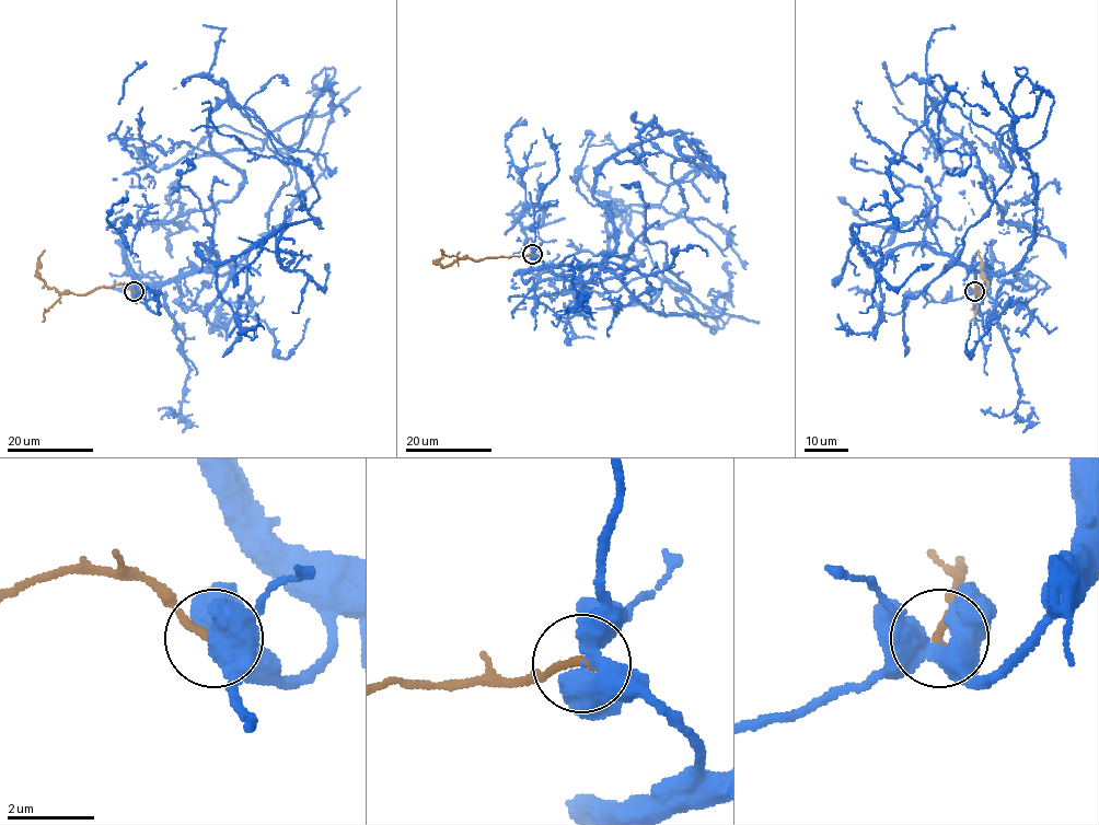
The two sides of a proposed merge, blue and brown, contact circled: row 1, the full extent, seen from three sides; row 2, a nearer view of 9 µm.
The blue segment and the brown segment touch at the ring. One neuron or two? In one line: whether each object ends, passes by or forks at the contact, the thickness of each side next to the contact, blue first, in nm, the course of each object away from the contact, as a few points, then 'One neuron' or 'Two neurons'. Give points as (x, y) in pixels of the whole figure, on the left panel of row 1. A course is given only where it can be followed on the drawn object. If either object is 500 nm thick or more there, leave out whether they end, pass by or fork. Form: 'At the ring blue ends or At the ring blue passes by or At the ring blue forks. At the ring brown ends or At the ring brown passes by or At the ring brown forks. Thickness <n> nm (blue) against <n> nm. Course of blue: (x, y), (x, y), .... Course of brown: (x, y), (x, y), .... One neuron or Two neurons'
At the ring blue passes by. At the ring brown ends. Thickness 400 nm (blue) against 200 nm. Course of blue: (134, 291), (246, 264), (290, 171), (218, 82), (210, 151), (132, 171), (148, 211), (118, 231), (127, 198). Course of brown: (134, 291), (126, 285), (99, 287), (84, 294), (60, 293), (49, 288), (37, 270), (38, 258), (45, 250). One neuron

